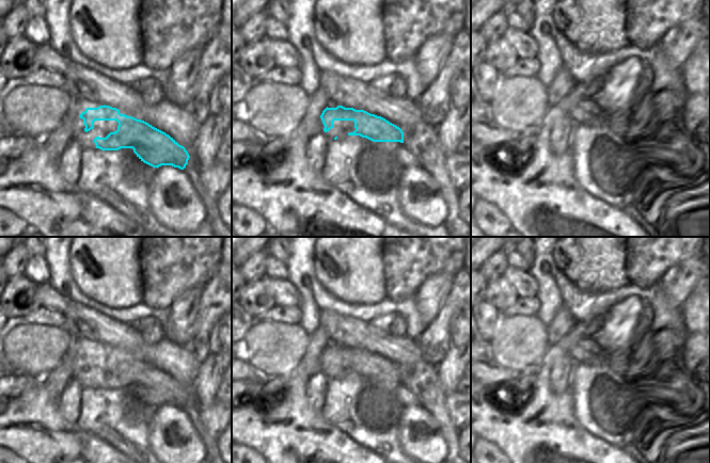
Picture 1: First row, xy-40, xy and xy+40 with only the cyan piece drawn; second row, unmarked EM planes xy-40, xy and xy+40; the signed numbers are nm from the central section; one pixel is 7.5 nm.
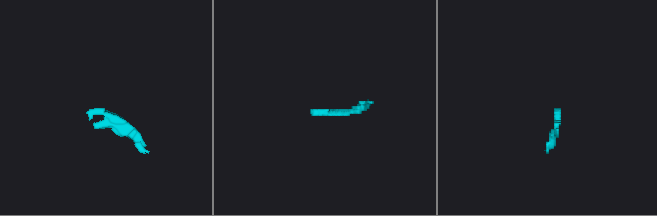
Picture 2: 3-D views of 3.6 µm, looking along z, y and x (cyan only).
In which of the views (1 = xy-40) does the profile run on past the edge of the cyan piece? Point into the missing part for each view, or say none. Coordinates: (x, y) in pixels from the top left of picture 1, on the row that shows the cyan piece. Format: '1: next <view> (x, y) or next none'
1: next none

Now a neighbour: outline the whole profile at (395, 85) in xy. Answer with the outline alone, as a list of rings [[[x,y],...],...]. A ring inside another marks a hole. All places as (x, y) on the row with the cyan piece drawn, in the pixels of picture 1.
[[[390,74],[381,78],[377,78],[372,85],[382,92],[386,92],[392,97],[406,97],[408,85],[404,78],[398,74]]]

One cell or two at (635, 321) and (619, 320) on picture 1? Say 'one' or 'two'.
one

